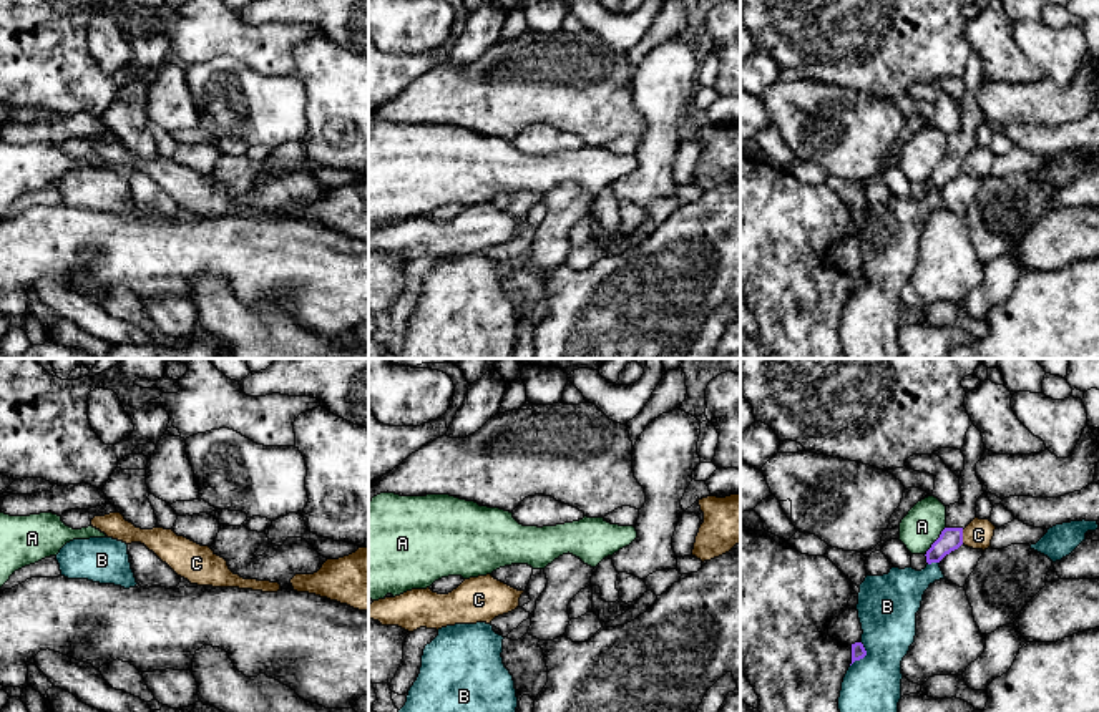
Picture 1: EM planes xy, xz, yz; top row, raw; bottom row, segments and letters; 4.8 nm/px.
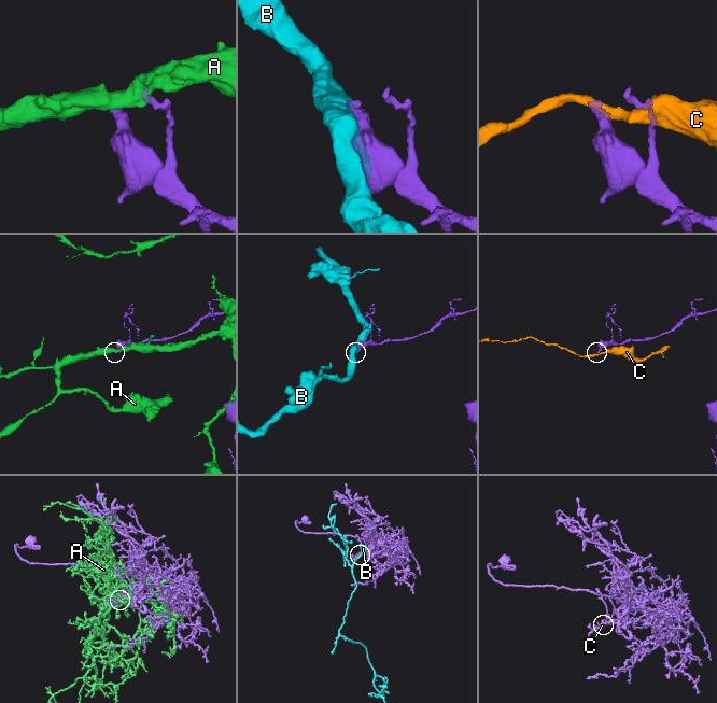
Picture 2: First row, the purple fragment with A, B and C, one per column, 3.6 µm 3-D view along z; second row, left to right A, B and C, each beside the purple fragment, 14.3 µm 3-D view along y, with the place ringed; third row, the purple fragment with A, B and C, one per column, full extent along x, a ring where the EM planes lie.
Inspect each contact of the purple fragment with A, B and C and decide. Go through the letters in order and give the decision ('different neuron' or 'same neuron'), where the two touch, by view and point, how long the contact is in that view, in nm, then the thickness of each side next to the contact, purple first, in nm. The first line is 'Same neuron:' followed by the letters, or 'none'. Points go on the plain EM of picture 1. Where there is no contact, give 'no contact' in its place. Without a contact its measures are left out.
Same neuron: none
A: different neuron; contact yz (935, 170); length 170 nm; calibres 110 and 190 nm
B: different neuron; contact yz (864, 284); length 140 nm; calibres 70 and 280 nm
C: different neuron; contact yz (962, 165); length 70 nm; calibres 110 and 140 nm

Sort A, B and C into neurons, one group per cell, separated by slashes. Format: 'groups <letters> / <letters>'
groups A / B / C

